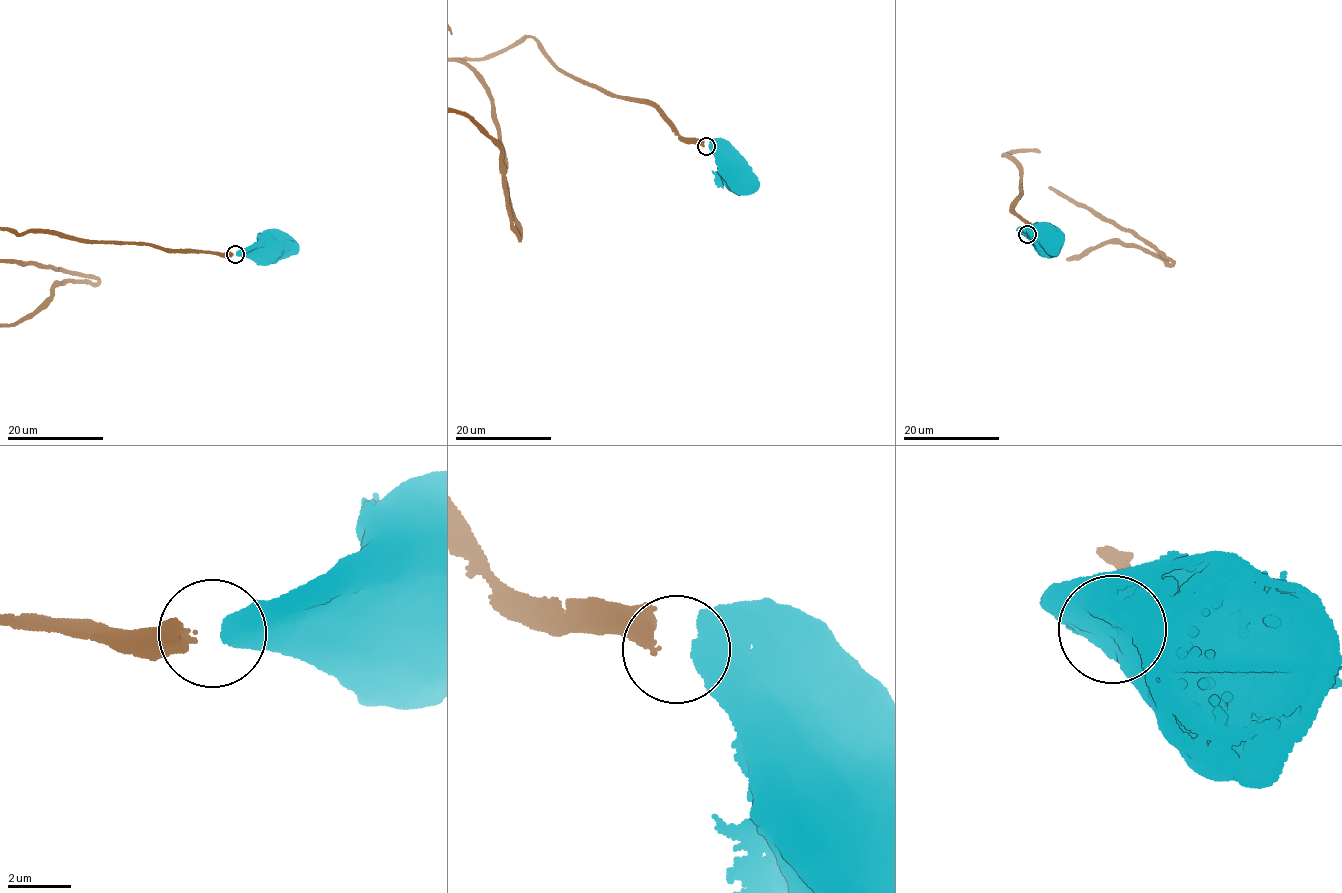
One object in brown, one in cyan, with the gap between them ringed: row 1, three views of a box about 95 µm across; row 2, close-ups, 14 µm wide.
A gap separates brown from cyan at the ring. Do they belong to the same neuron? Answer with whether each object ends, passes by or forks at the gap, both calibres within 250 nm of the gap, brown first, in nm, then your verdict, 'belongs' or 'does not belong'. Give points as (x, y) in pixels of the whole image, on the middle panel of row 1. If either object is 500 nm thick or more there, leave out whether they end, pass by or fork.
480/750 nm | belongs

